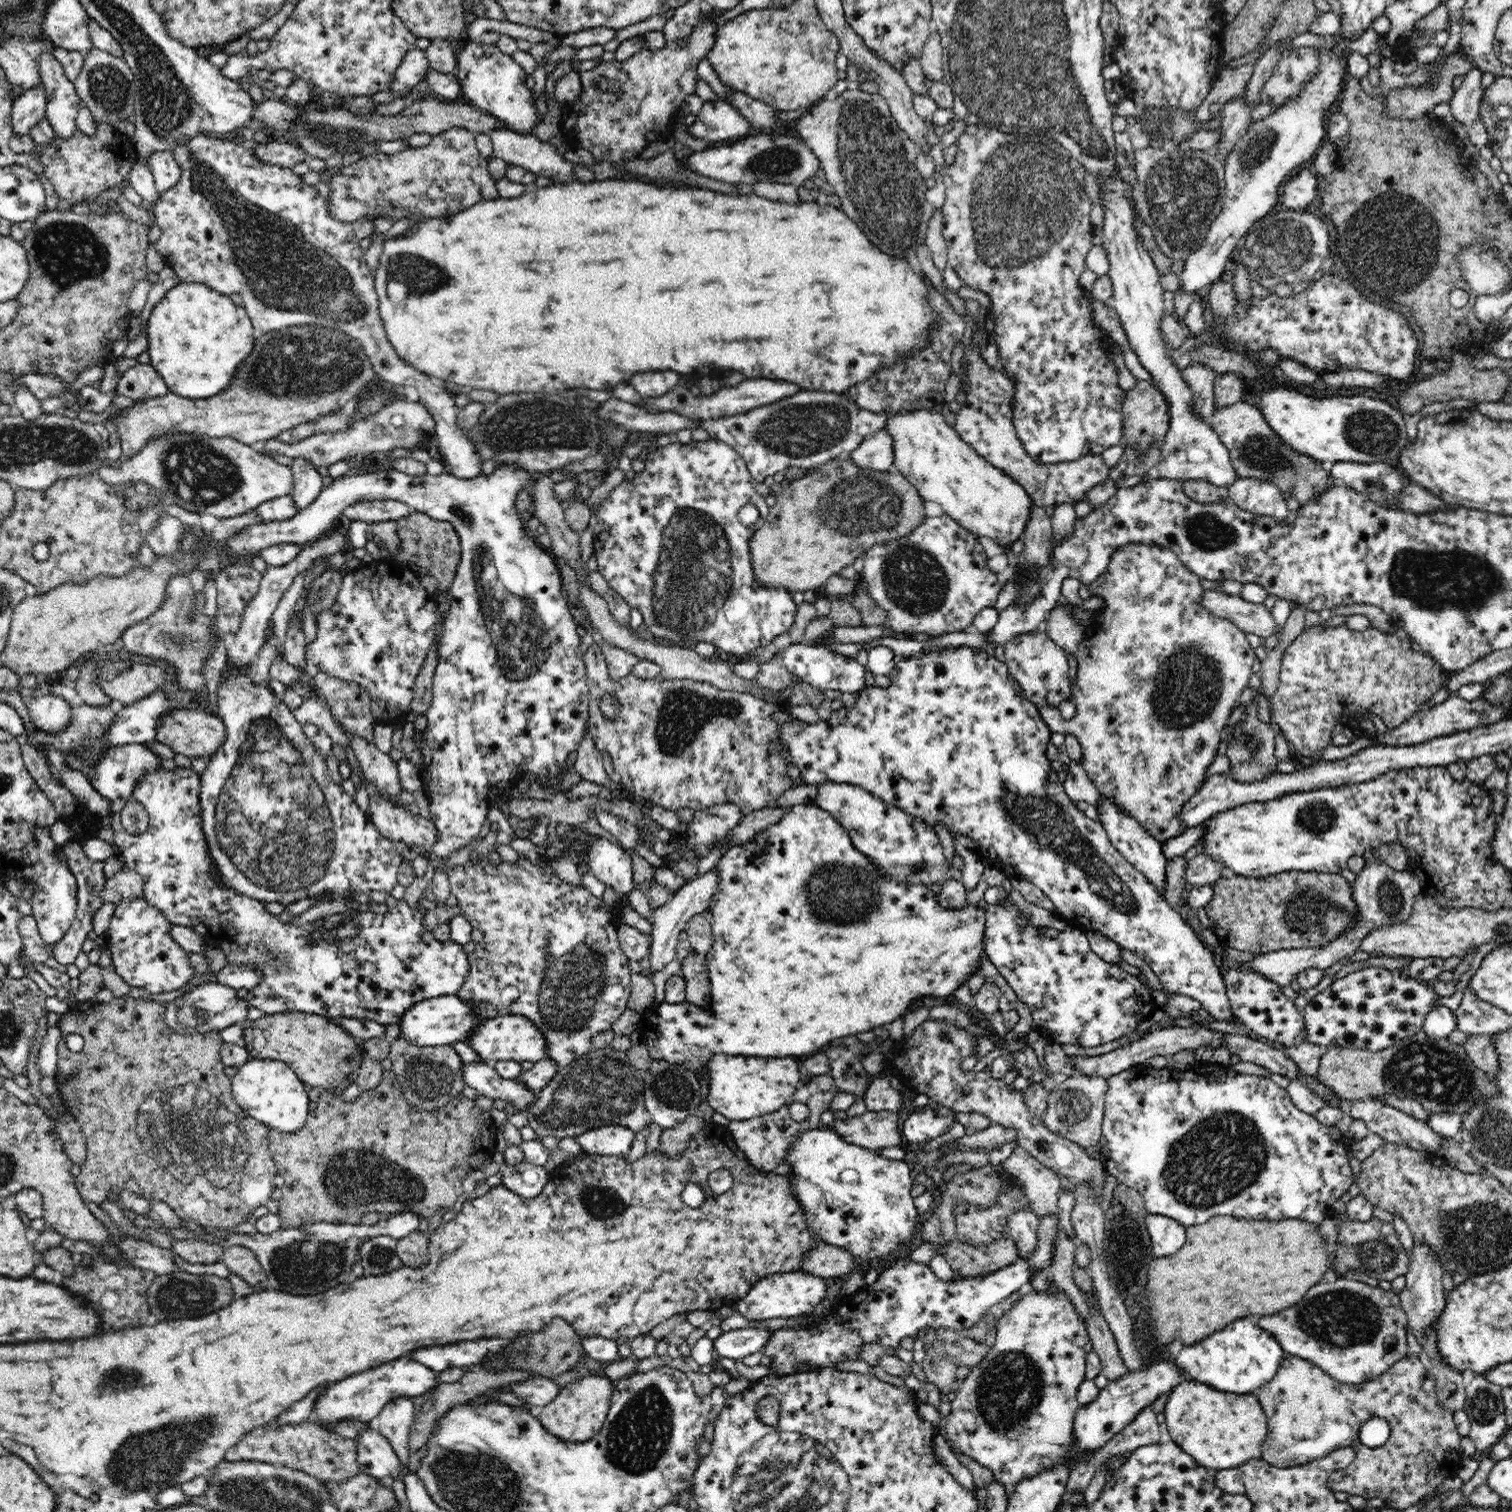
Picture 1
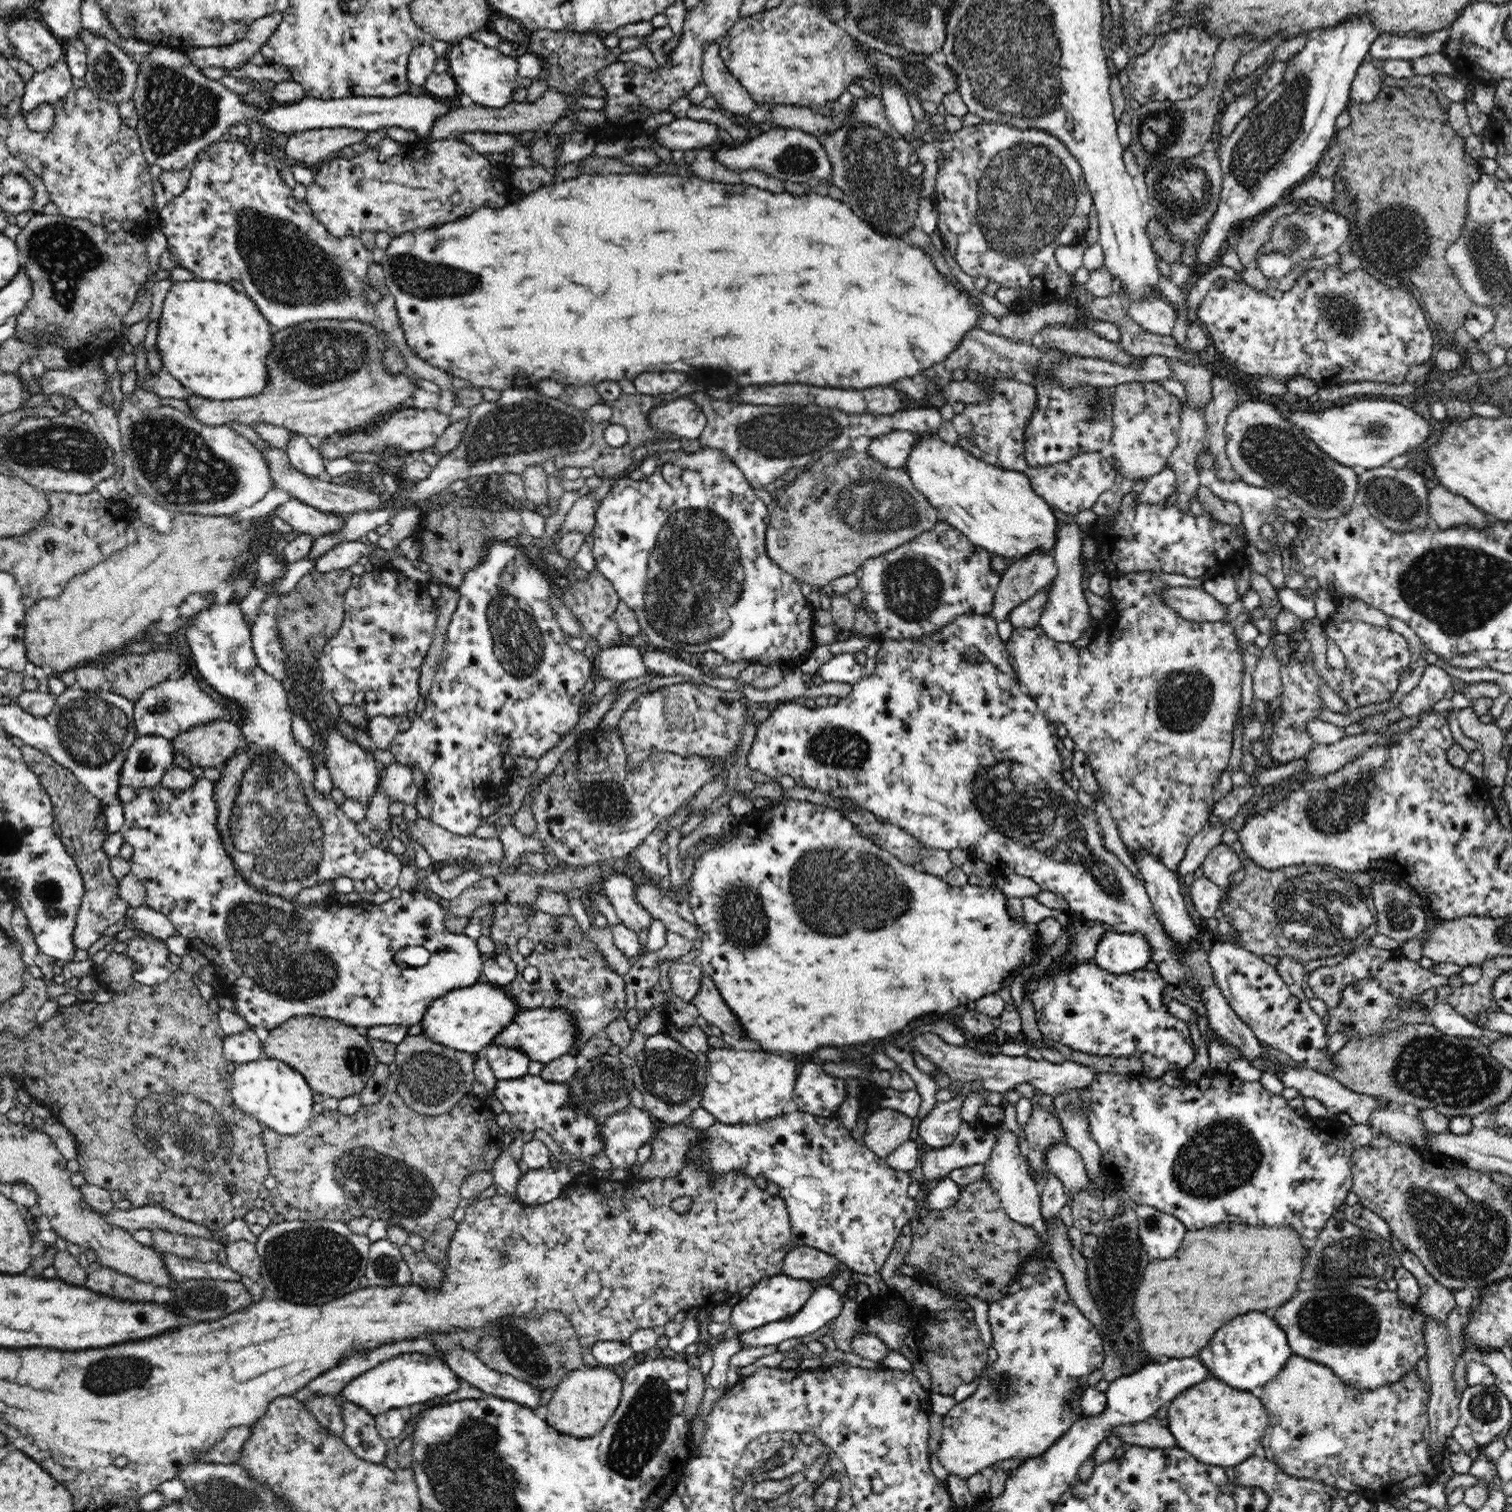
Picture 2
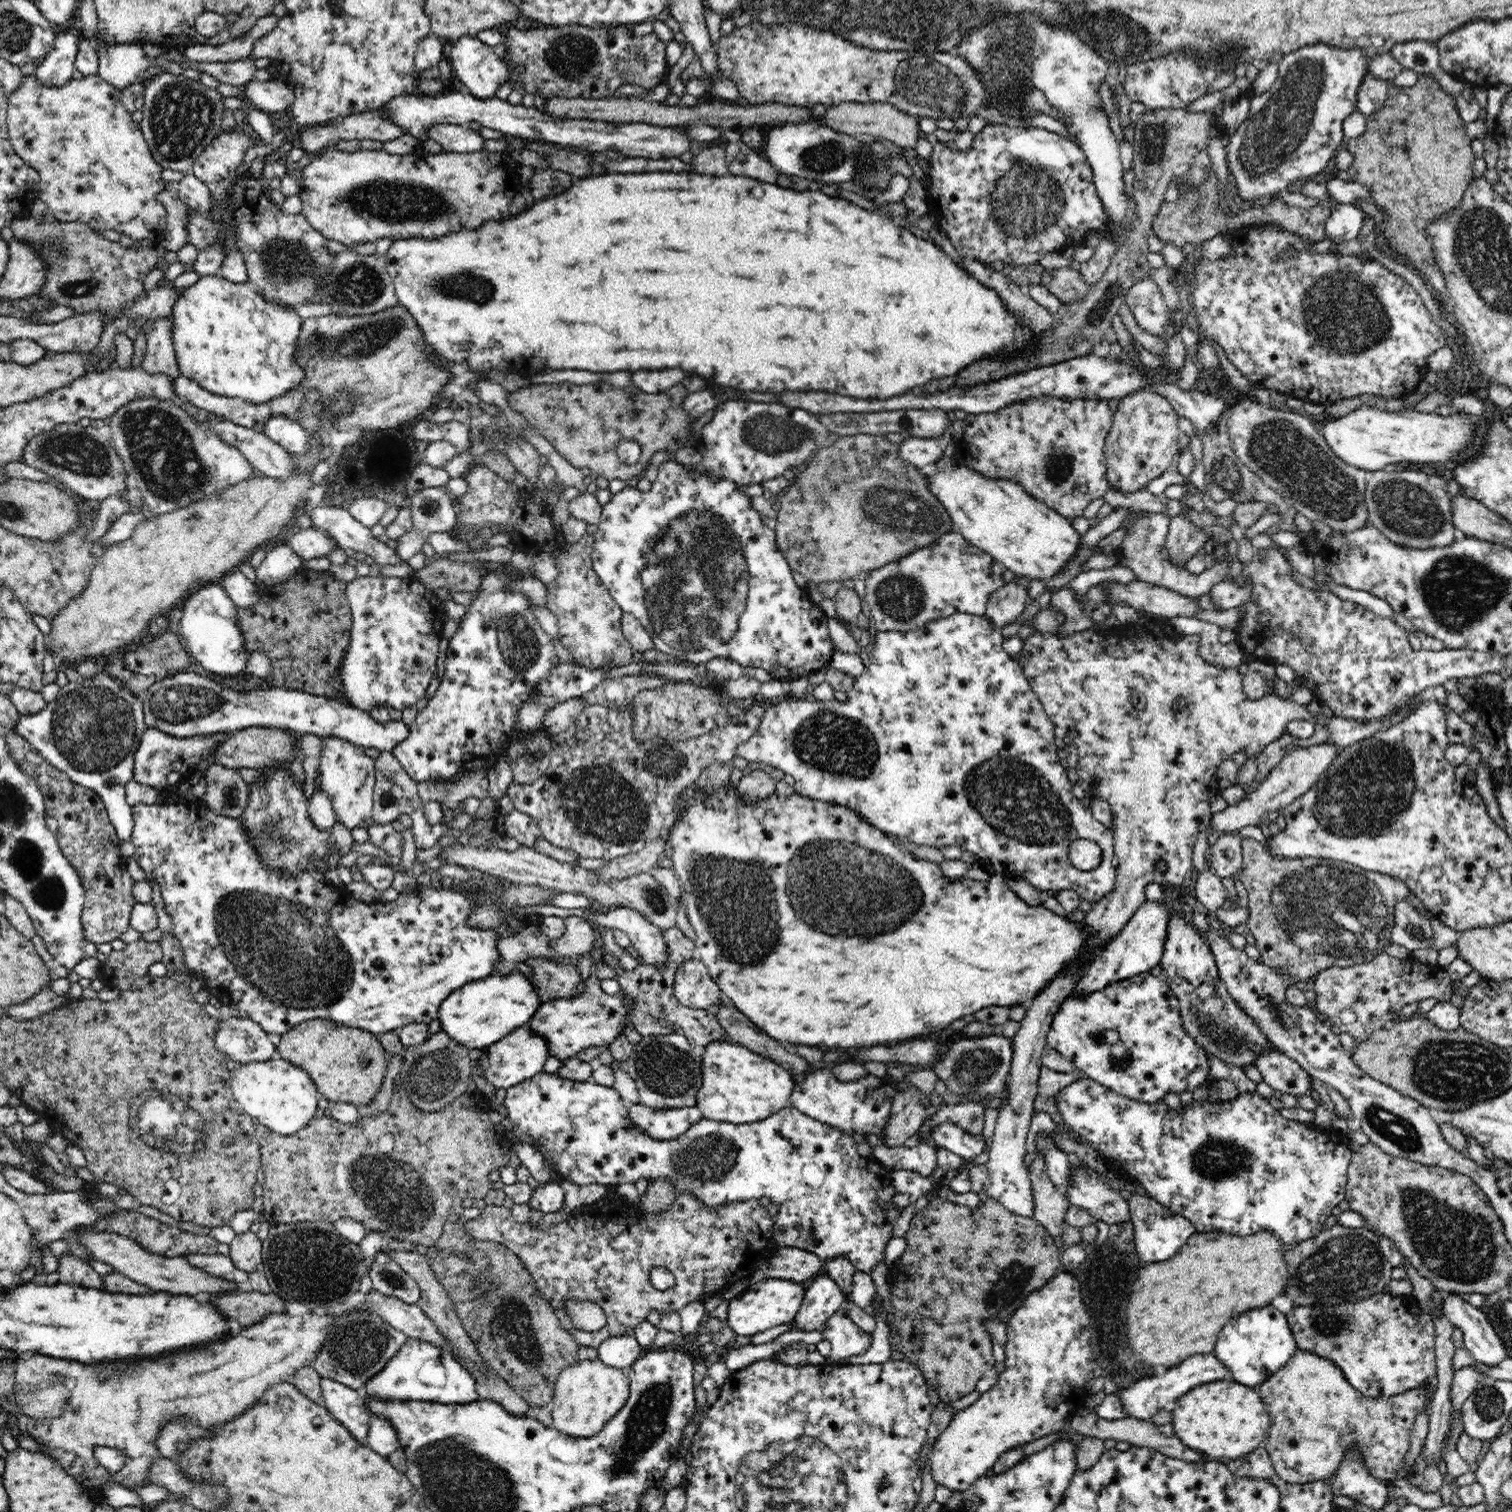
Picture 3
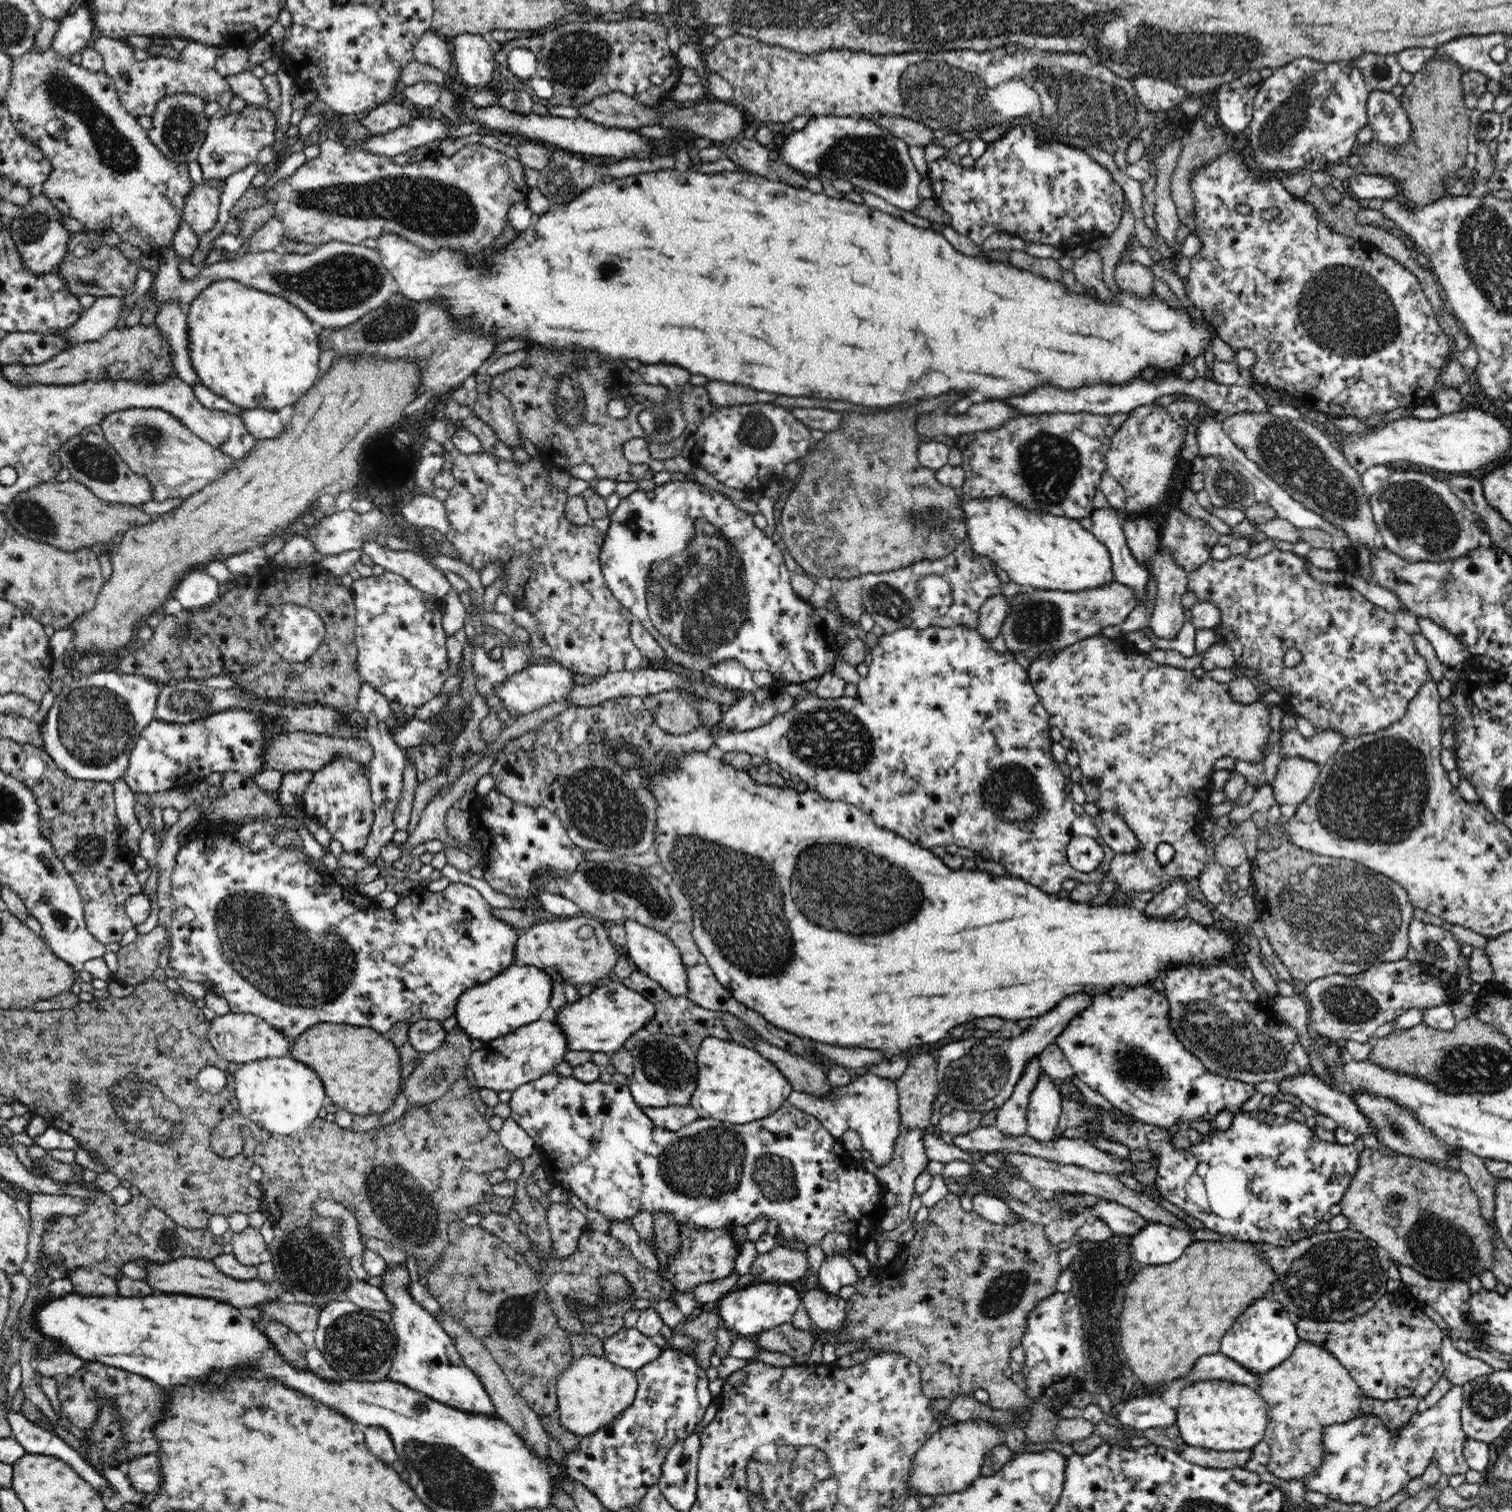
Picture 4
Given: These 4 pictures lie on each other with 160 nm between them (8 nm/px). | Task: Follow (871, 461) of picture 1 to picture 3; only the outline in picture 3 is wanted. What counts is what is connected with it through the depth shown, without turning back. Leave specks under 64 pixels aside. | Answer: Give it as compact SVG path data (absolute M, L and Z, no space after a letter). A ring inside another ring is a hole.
M906 437L897 447L903 460L918 467L936 462L943 456L944 446L942 438Z

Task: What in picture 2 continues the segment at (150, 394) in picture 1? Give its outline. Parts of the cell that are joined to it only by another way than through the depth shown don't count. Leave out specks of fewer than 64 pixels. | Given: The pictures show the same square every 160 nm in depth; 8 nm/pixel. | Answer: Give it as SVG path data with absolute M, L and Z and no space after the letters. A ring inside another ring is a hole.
M142 346L136 351L137 355L135 357L136 389L142 387L142 389L146 389L146 391L150 391L150 393L154 393L161 398L176 398L176 400L185 400L186 397L192 396L192 391L186 390L178 380L163 368L155 375L154 373L148 373L146 356L143 354Z

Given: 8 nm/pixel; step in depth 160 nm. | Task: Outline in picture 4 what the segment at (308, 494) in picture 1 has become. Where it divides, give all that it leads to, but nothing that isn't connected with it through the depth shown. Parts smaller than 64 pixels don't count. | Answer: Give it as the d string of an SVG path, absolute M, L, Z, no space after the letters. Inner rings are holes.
M244 409L240 418L244 421L246 431L256 440L278 438L278 434L284 430L284 423L277 411L270 409Z

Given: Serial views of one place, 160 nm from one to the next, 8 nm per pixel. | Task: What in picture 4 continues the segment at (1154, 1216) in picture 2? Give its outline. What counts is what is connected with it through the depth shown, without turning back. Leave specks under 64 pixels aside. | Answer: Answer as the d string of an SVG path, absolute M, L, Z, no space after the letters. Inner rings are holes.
M1158 1221L1147 1225L1131 1237L1133 1257L1142 1265L1170 1264L1181 1257L1184 1249L1194 1241L1231 1240L1208 1229L1178 1229Z

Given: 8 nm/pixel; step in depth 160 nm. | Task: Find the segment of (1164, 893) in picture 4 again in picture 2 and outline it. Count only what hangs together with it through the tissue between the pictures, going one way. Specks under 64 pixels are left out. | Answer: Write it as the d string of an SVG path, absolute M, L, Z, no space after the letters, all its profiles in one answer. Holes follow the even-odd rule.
M1106 931L1098 941L1094 961L1102 970L1128 974L1145 968L1151 961L1151 950L1137 932Z

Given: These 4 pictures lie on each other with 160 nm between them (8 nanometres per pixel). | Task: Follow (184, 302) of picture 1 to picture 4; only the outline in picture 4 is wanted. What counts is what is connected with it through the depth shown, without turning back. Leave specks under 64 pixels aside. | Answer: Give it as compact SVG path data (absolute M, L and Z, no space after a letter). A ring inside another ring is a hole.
M232 279L219 280L207 286L196 298L192 299L187 312L187 349L195 368L196 374L203 386L212 390L233 405L243 409L263 408L278 411L283 406L294 404L304 397L315 385L318 376L318 356L320 356L321 345L319 344L318 327L289 300L266 291L256 290Z

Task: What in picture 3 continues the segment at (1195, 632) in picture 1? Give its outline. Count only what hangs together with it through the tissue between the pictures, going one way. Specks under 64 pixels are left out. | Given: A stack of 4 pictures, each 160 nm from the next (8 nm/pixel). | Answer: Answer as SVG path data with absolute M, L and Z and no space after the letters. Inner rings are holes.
M1142 612L1138 624L1128 627L1126 634L1129 635L1129 638L1124 636L1122 640L1111 639L1109 641L1098 639L1097 632L1092 629L1084 630L1065 638L1057 638L1057 636L1043 634L1042 632L1034 634L1025 631L1021 634L1023 639L1022 649L1019 656L1015 658L1016 662L1021 664L1029 685L1042 703L1043 709L1054 724L1054 727L1063 729L1066 732L1066 741L1070 746L1074 746L1077 749L1078 762L1075 769L1079 776L1078 782L1080 786L1085 790L1088 797L1094 798L1098 795L1111 808L1114 850L1118 859L1117 876L1116 882L1114 882L1114 890L1110 890L1110 894L1106 894L1100 902L1093 903L1093 907L1083 918L1083 926L1085 926L1086 932L1091 936L1089 952L1098 950L1100 944L1108 942L1124 928L1124 925L1132 918L1139 906L1147 900L1144 890L1146 890L1148 884L1156 882L1156 884L1170 883L1180 886L1188 878L1188 872L1193 870L1192 848L1196 844L1196 836L1209 827L1211 816L1213 815L1210 811L1210 802L1221 791L1217 784L1216 770L1224 760L1230 759L1234 752L1241 750L1246 750L1250 756L1254 756L1254 759L1256 759L1270 742L1285 734L1286 727L1292 720L1308 720L1312 722L1314 716L1320 716L1323 713L1326 716L1333 715L1328 710L1328 707L1324 706L1324 703L1318 701L1316 697L1313 697L1305 705L1298 704L1290 700L1290 698L1282 699L1277 694L1268 694L1256 700L1248 698L1246 693L1244 693L1244 689L1242 689L1242 675L1237 669L1224 669L1220 666L1209 664L1198 653L1200 636L1177 635L1171 630L1168 621L1167 618L1156 618L1149 613ZM1158 860L1166 862L1166 870L1164 872L1157 870L1156 862ZM1088 962L1084 966L1068 968L1062 974L1056 974L1054 980L1050 980L1050 986L1046 986L1033 1001L1026 1006L1026 1014L1020 1020L1020 1030L1011 1038L1013 1055L1011 1058L1011 1072L1009 1074L1008 1102L1000 1110L995 1123L992 1146L990 1146L989 1159L984 1164L973 1165L968 1169L960 1170L968 1173L972 1181L972 1192L983 1194L986 1197L996 1199L1011 1214L1031 1218L1035 1210L1032 1194L1032 1185L1029 1170L1024 1164L1026 1151L1026 1139L1030 1121L1034 1116L1034 1101L1039 1094L1040 1069L1042 1068L1042 1055L1047 1047L1047 1034L1050 1025L1062 1002L1068 997L1078 980L1082 978Z

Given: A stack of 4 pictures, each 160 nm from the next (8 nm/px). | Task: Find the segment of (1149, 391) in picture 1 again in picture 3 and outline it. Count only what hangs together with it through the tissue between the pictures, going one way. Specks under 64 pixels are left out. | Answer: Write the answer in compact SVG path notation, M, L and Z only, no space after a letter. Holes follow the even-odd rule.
M1149 390L1132 392L1128 398L1120 399L1118 410L1113 413L1110 432L1105 438L1107 479L1110 486L1124 492L1140 491L1151 480L1158 478L1166 469L1172 469L1178 455L1178 440L1180 440L1182 433L1178 429L1179 417L1168 399L1160 396L1160 394L1149 392Z

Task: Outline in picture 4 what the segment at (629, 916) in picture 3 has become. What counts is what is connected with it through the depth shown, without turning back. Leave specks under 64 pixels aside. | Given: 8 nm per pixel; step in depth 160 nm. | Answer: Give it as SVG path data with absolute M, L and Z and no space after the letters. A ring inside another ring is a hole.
M624 919L619 923L626 931L626 950L628 950L629 957L636 966L671 995L685 998L687 994L686 966L681 959L678 947L666 934L658 932L649 926L644 926L632 919Z

